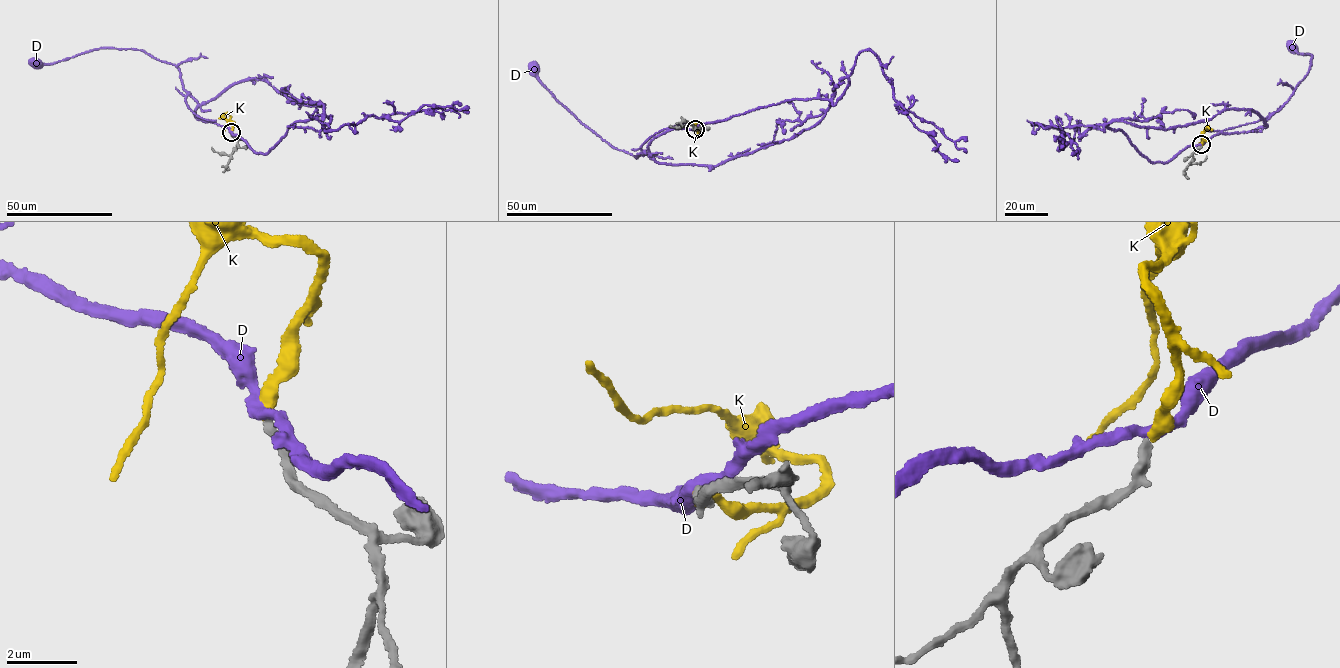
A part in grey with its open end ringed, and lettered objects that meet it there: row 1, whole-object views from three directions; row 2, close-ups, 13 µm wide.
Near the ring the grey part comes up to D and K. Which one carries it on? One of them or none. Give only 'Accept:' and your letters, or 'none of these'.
Accept: K

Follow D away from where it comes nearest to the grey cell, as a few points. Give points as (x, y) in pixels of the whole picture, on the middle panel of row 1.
D: (695, 128), (665, 131), (651, 141), (649, 154), (636, 157), (610, 146), (581, 124), (533, 68)

